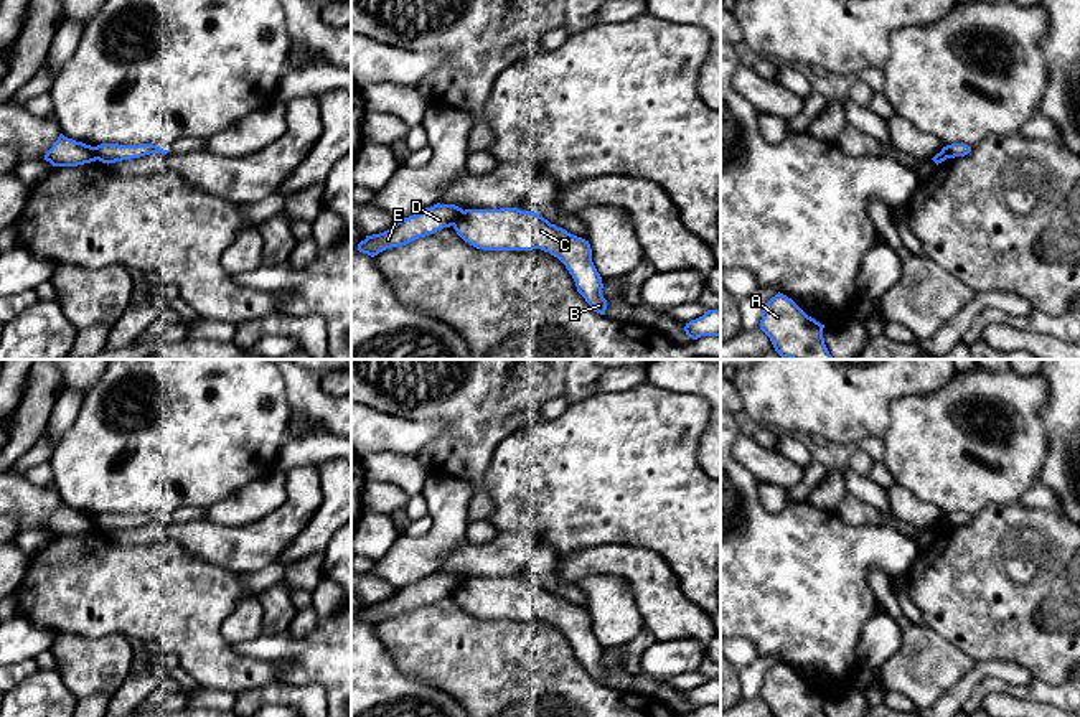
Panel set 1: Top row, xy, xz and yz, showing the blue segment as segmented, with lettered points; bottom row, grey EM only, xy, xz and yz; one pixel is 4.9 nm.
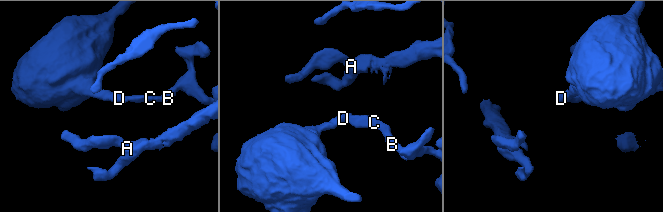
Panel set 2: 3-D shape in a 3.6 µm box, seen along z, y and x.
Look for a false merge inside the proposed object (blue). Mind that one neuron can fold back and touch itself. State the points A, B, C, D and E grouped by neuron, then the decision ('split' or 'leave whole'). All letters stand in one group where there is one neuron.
groups A B C / D E; split

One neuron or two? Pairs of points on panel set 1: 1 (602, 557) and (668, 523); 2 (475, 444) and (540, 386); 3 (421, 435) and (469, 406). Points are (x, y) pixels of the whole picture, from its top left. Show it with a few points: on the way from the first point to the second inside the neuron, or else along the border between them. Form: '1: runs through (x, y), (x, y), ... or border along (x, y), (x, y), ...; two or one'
1: border along (589, 548), (632, 544), (650, 549), (663, 557); two
2: runs through (492, 427), (523, 396); one
3: border along (403, 417), (439, 422), (444, 429); two

